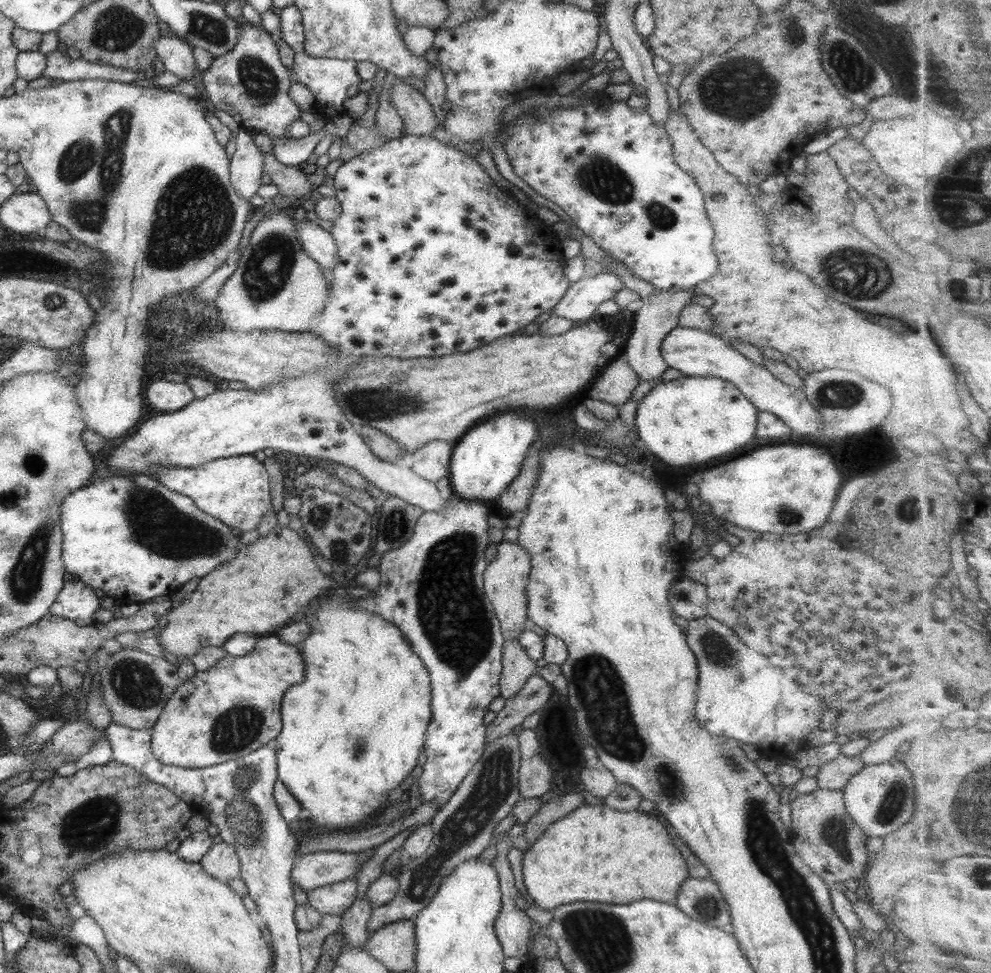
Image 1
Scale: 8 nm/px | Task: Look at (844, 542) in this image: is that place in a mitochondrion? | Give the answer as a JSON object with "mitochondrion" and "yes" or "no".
{"mitochondrion":"no"}

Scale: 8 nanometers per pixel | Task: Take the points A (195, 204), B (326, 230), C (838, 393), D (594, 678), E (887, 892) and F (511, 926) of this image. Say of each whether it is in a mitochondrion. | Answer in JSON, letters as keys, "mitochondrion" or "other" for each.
{"A":"mitochondrion","B":"other","C":"mitochondrion","D":"mitochondrion","E":"other","F":"other"}

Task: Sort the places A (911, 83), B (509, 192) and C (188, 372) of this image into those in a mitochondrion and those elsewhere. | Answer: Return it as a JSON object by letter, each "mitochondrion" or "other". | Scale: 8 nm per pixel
{"A":"mitochondrion","B":"other","C":"other"}

